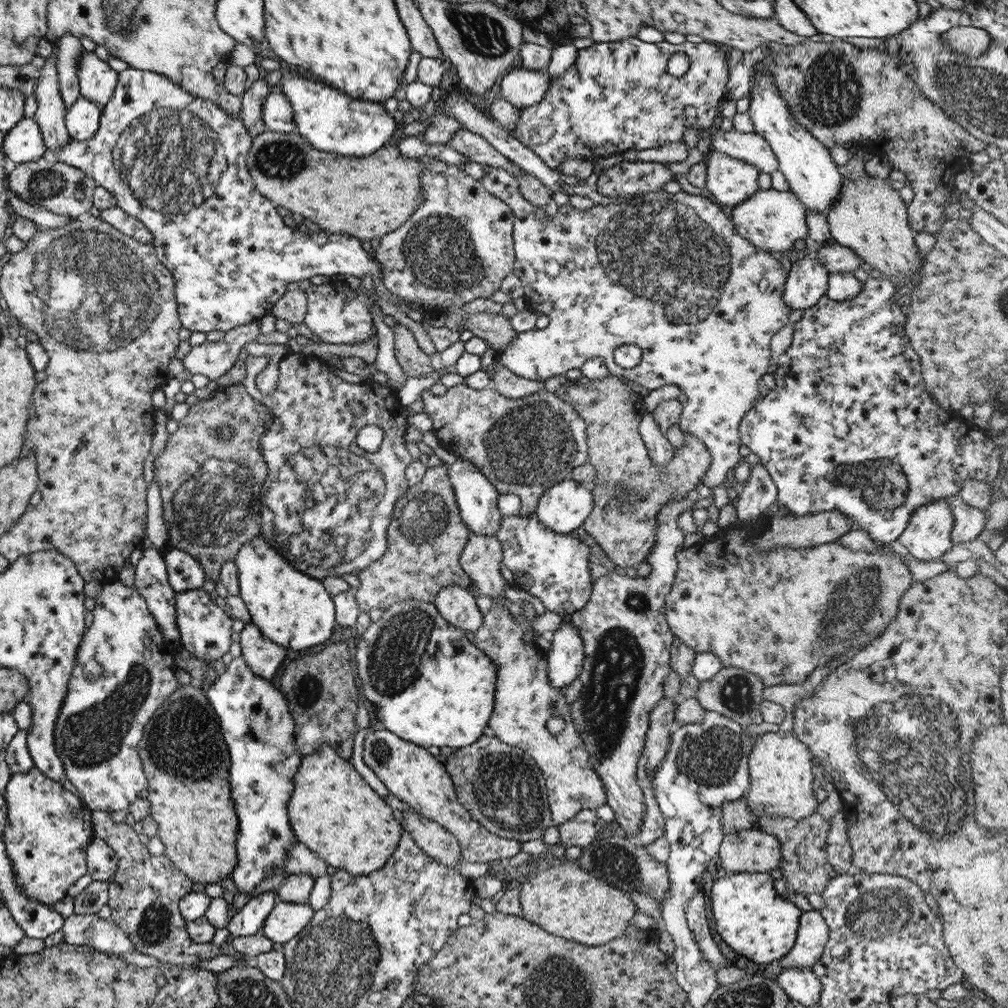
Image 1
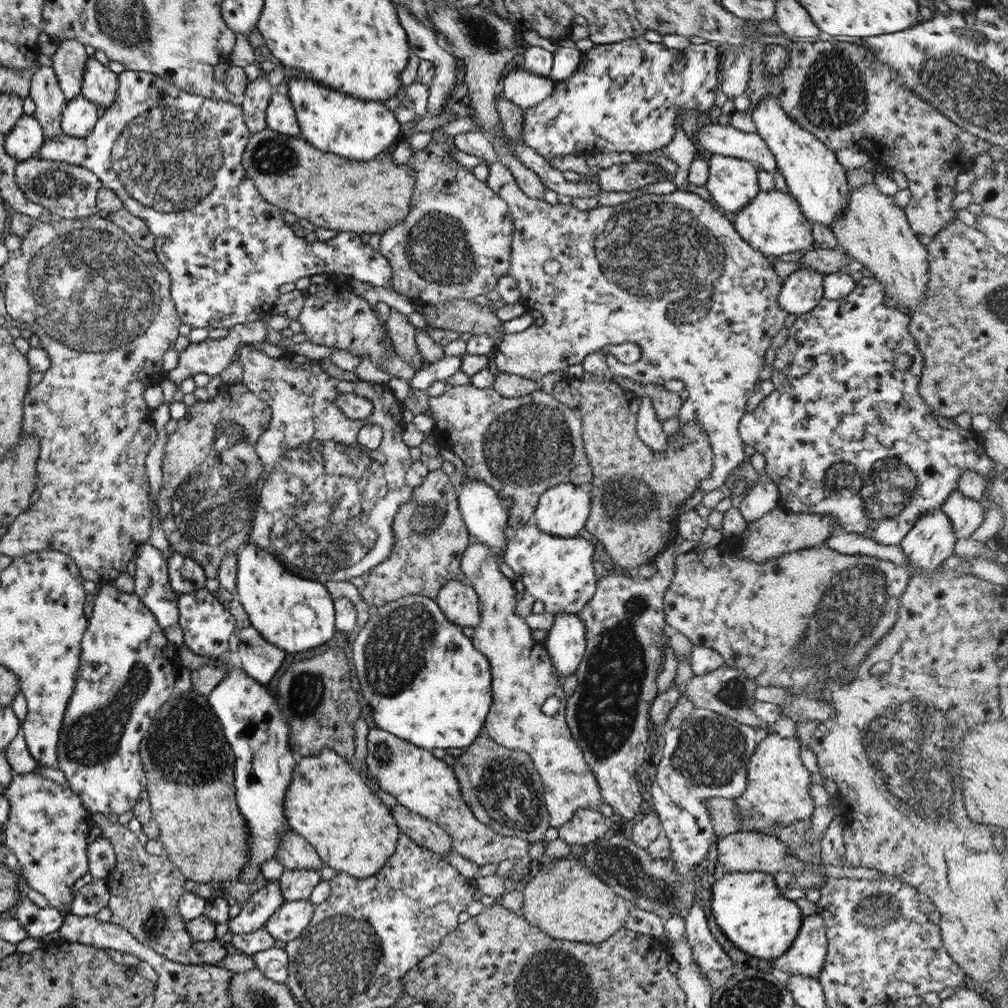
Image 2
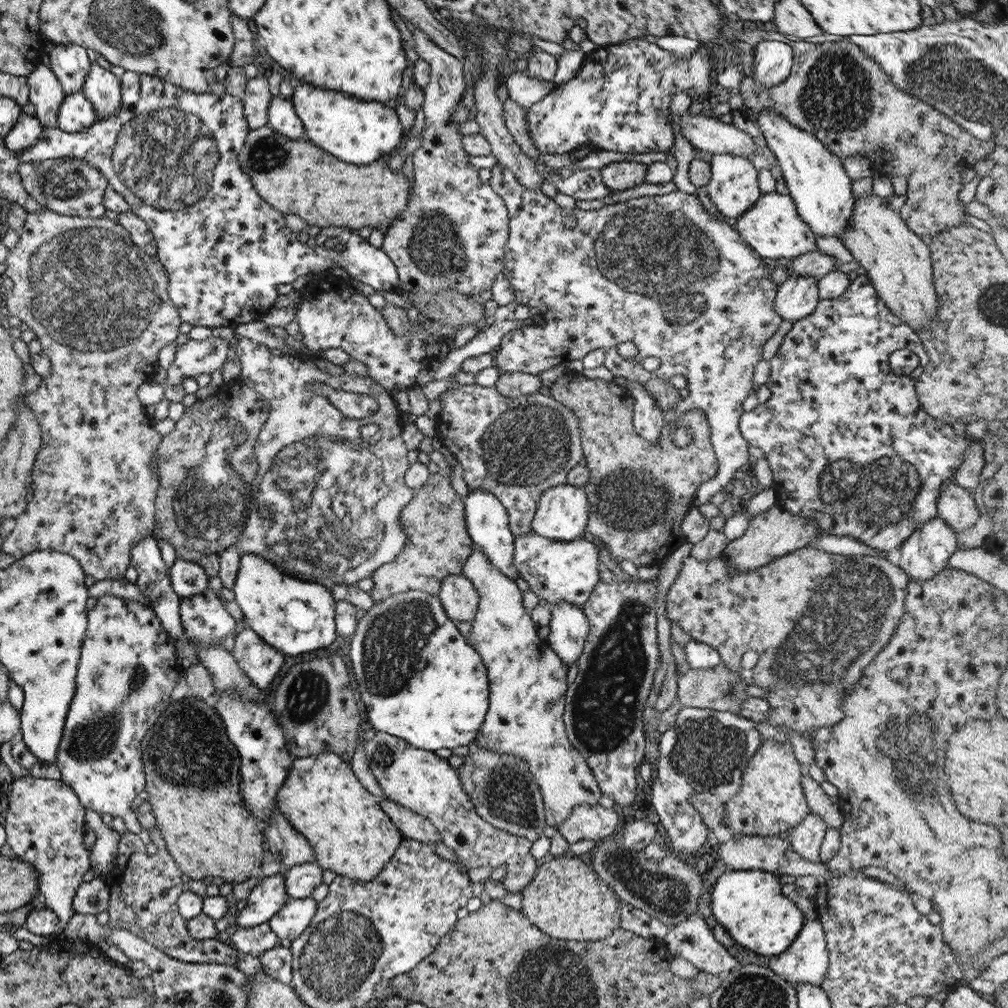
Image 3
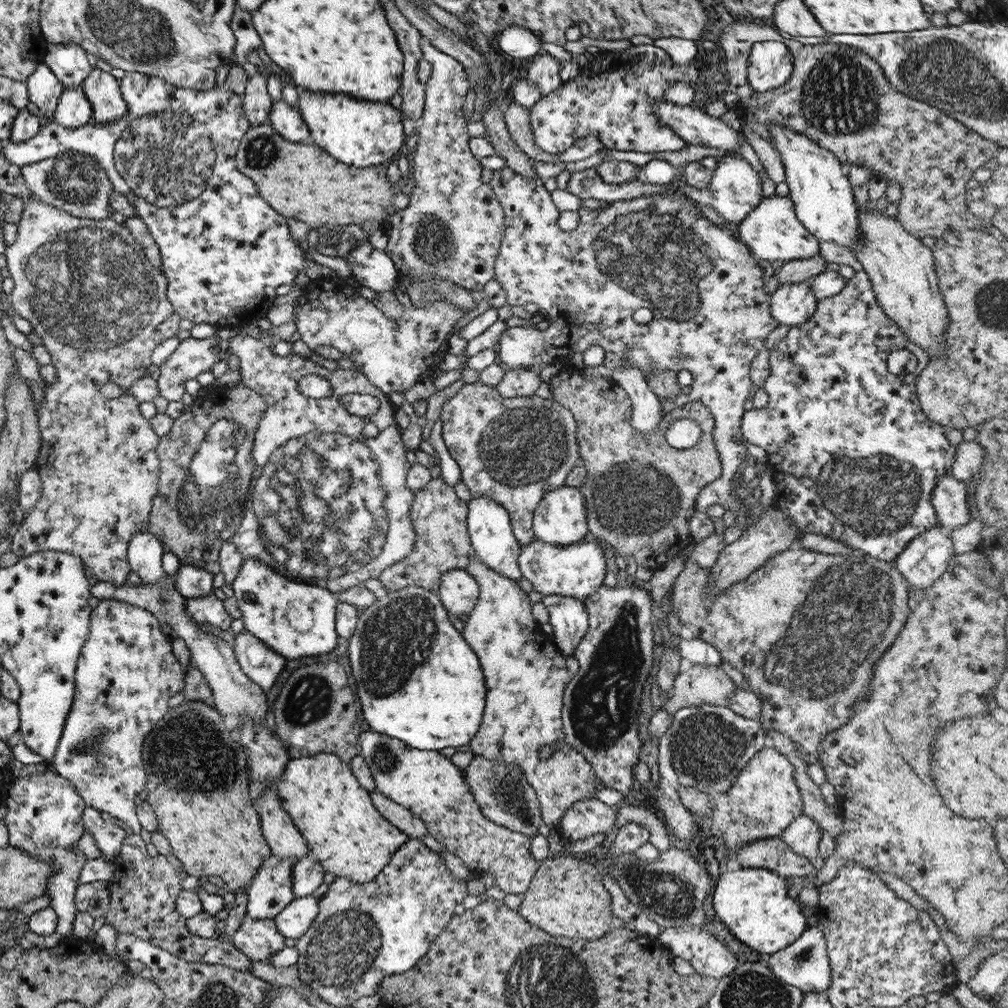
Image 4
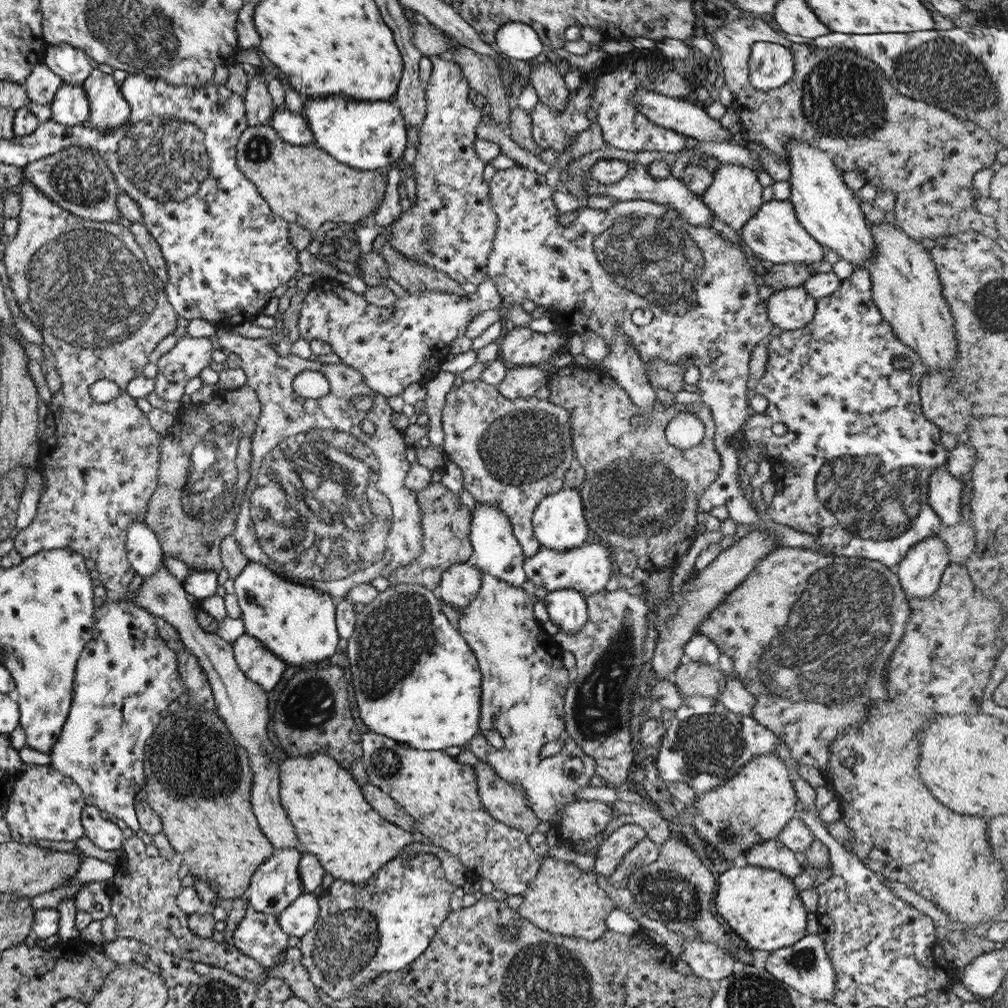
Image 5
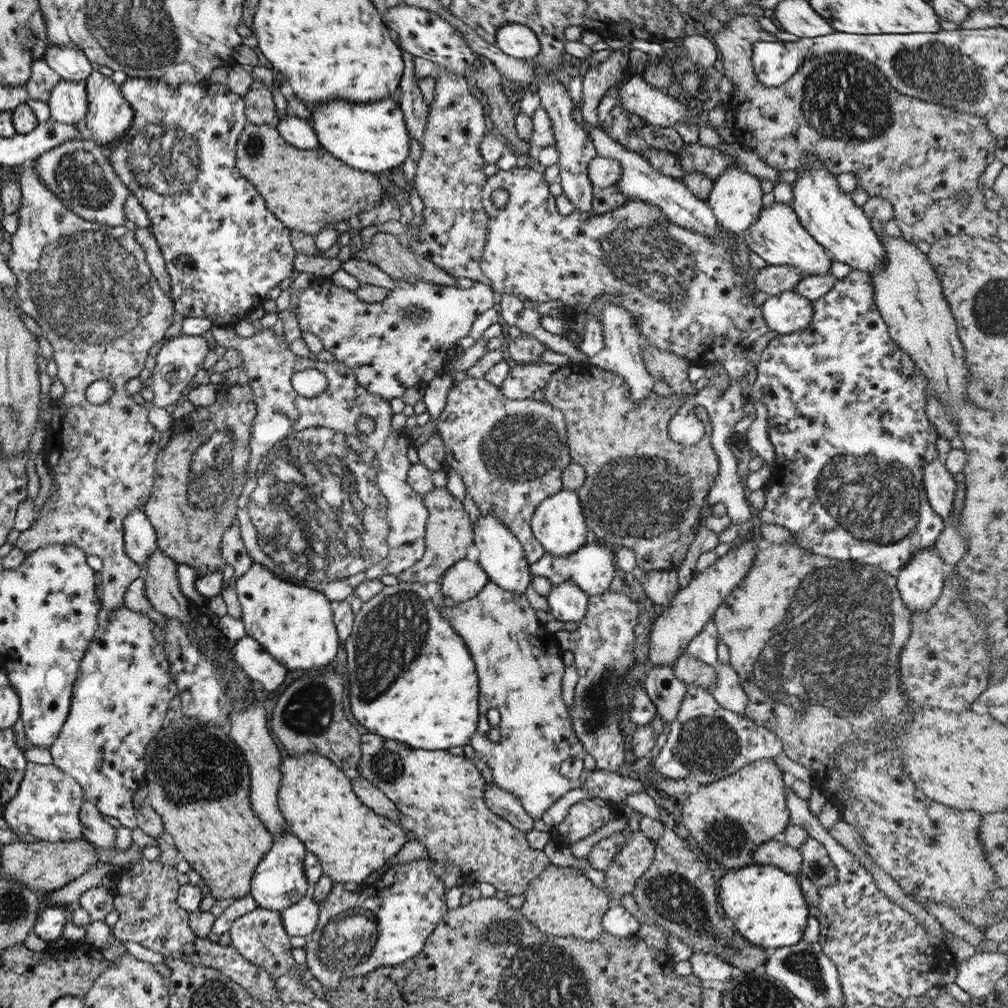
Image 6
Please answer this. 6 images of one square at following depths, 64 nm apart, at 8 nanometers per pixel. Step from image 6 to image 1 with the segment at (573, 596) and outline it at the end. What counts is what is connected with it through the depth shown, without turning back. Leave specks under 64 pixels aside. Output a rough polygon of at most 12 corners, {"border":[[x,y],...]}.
{"border":[[563,616],[545,658],[552,688],[578,679],[579,629]]}

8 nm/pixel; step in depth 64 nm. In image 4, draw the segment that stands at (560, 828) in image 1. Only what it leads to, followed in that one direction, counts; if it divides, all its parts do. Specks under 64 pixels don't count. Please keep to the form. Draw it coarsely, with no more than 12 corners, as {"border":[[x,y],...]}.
{"border":[[577,801],[560,819],[566,842],[609,832],[613,807]]}

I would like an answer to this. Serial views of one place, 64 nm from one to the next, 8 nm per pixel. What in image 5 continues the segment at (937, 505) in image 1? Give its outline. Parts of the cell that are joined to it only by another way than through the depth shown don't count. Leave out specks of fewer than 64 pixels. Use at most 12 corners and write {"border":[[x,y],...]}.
{"border":[[939,534],[894,567],[906,600],[931,596],[948,564]]}

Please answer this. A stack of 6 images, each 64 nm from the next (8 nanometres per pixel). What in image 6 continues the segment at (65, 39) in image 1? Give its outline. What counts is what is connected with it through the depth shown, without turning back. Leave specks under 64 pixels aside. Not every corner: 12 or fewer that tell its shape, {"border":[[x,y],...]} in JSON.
{"border":[[49,45],[42,58],[61,79],[84,81],[93,68],[73,45]]}

